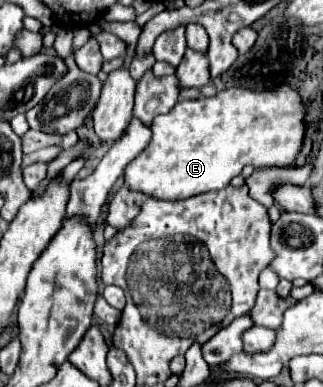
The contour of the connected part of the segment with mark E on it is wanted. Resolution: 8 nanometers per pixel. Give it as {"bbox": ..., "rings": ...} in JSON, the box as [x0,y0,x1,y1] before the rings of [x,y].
{"bbox":[123,86,305,200],"rings":[[[281,86],[273,92],[251,92],[251,90],[235,90],[227,88],[213,98],[199,100],[179,100],[167,114],[159,114],[153,118],[151,130],[153,140],[139,158],[135,158],[127,170],[123,184],[141,192],[149,198],[157,200],[185,200],[203,192],[223,190],[229,186],[231,178],[239,176],[243,166],[251,164],[253,168],[271,168],[271,166],[289,166],[295,162],[301,144],[303,144],[303,124],[305,106],[299,100],[299,94],[289,86]]]}

